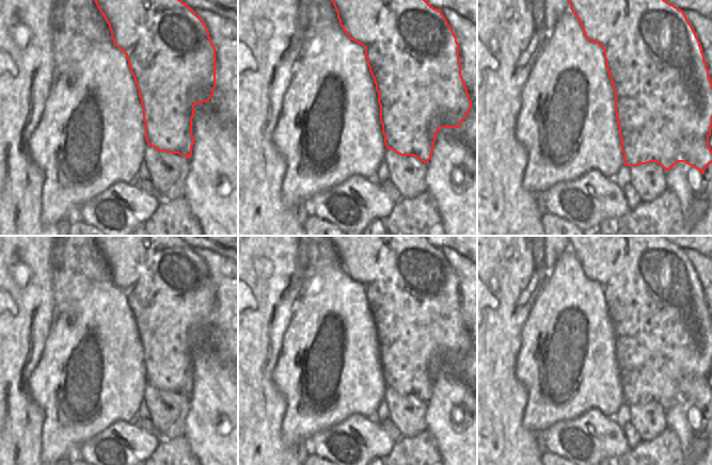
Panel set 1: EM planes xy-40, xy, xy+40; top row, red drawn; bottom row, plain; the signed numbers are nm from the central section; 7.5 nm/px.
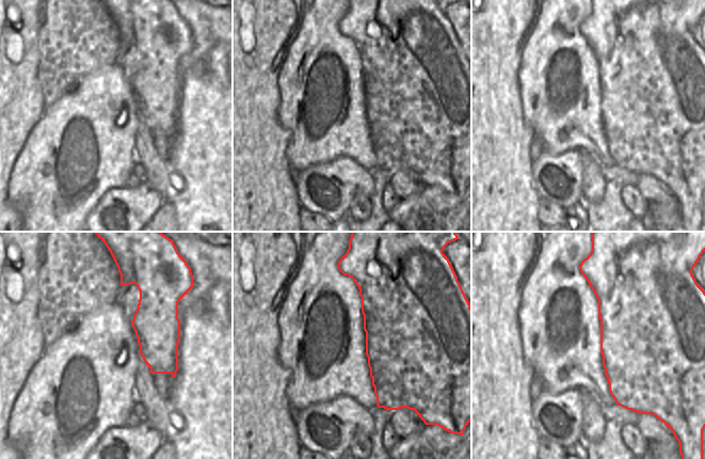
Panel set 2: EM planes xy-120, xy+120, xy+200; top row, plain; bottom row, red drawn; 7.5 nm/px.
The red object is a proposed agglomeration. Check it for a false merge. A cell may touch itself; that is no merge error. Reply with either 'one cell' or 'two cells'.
two cells

